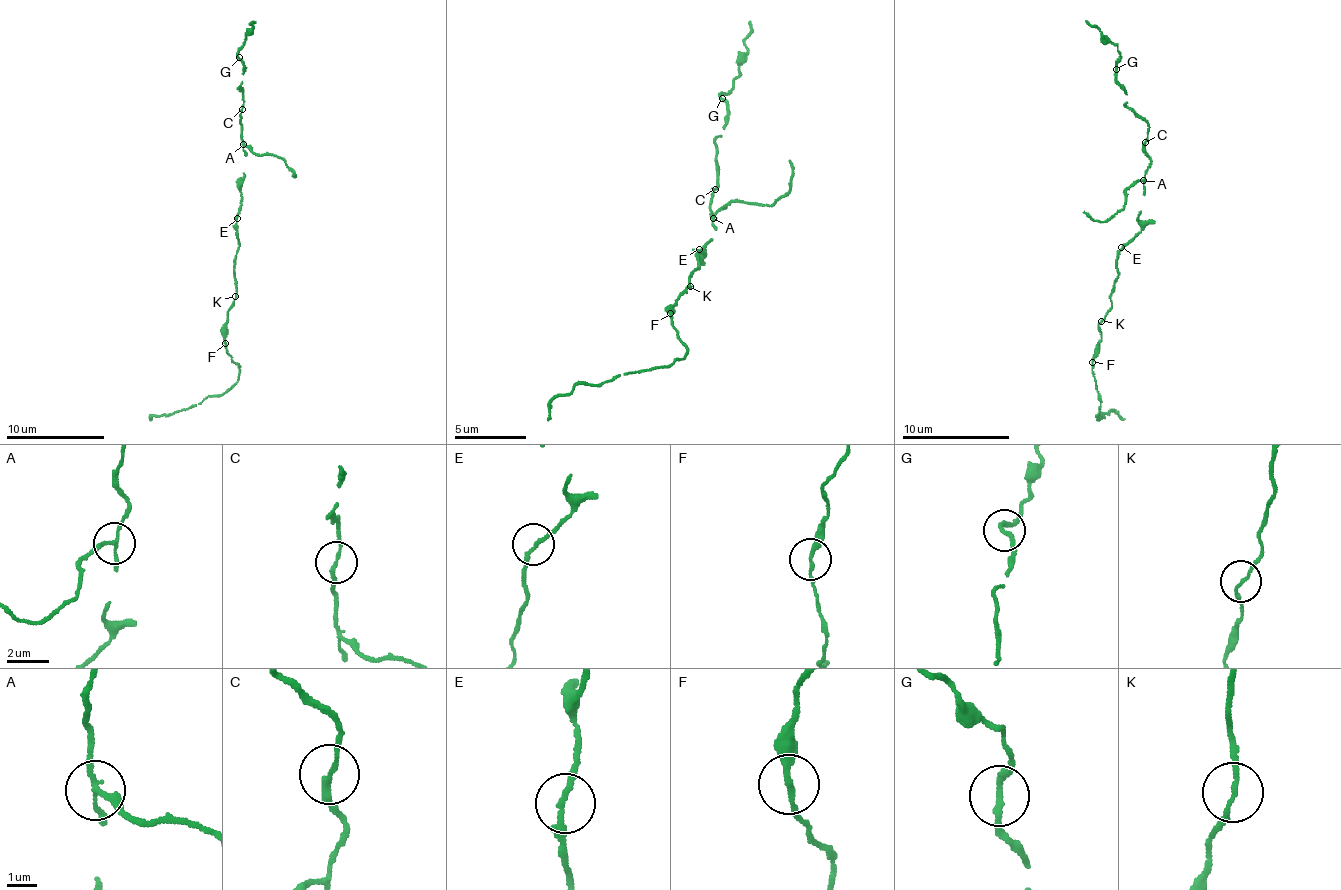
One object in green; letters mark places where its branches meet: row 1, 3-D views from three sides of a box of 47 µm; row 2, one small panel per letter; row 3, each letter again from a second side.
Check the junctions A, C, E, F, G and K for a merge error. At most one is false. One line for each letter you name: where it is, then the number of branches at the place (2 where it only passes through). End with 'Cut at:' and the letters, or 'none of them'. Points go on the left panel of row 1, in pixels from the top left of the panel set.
A: at (243, 144); 3 branches meet
Cut at: A

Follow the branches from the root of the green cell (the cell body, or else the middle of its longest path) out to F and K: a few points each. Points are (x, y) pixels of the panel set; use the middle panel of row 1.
F: (698, 248), (695, 273), (690, 276), (691, 290), (686, 286), (671, 313)
K: (698, 248), (695, 273), (691, 271), (688, 289), (690, 286)

